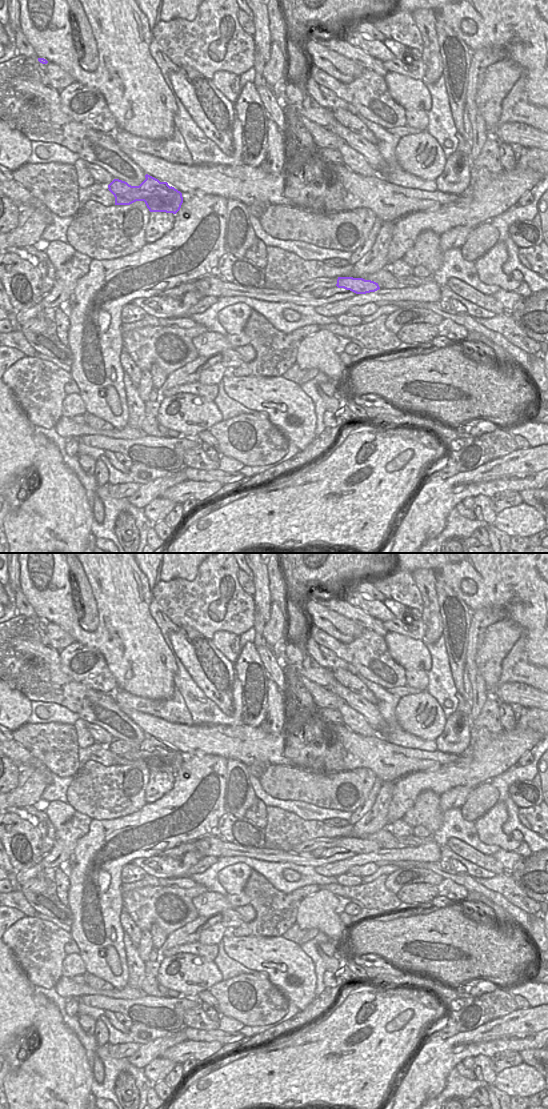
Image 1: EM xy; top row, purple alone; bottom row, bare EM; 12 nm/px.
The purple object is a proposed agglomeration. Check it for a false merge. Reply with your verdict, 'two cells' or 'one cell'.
two cells

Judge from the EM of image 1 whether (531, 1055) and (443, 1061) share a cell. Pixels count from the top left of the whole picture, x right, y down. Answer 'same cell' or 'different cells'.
different cells

